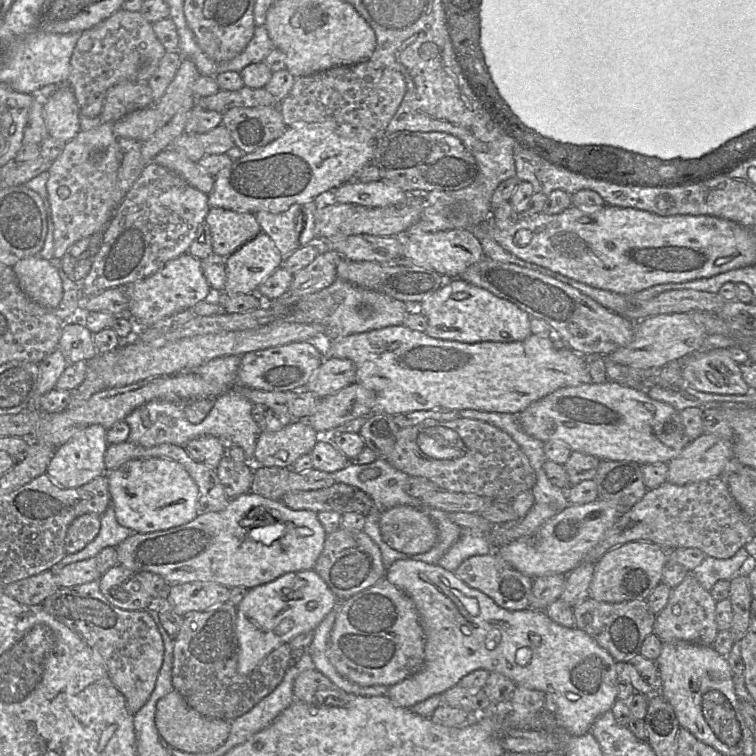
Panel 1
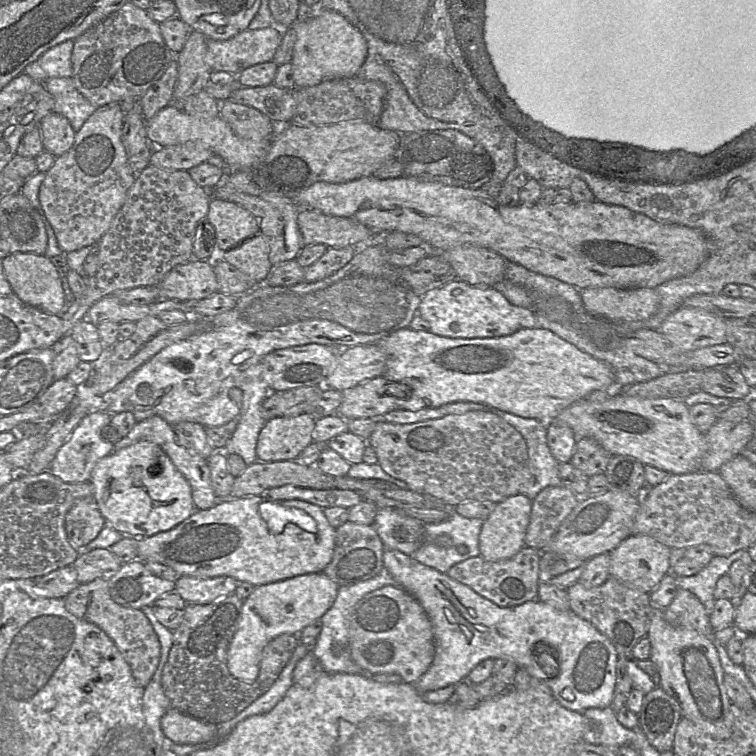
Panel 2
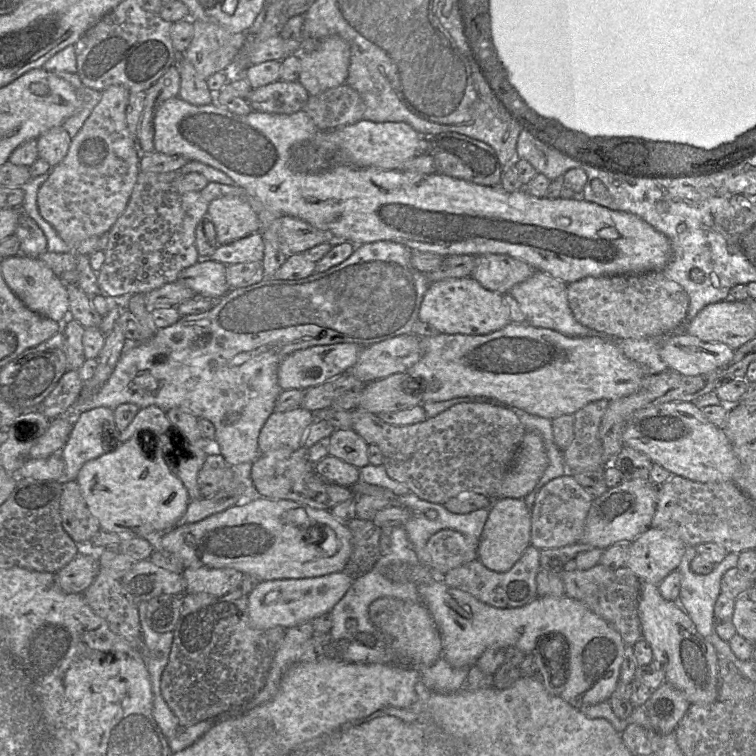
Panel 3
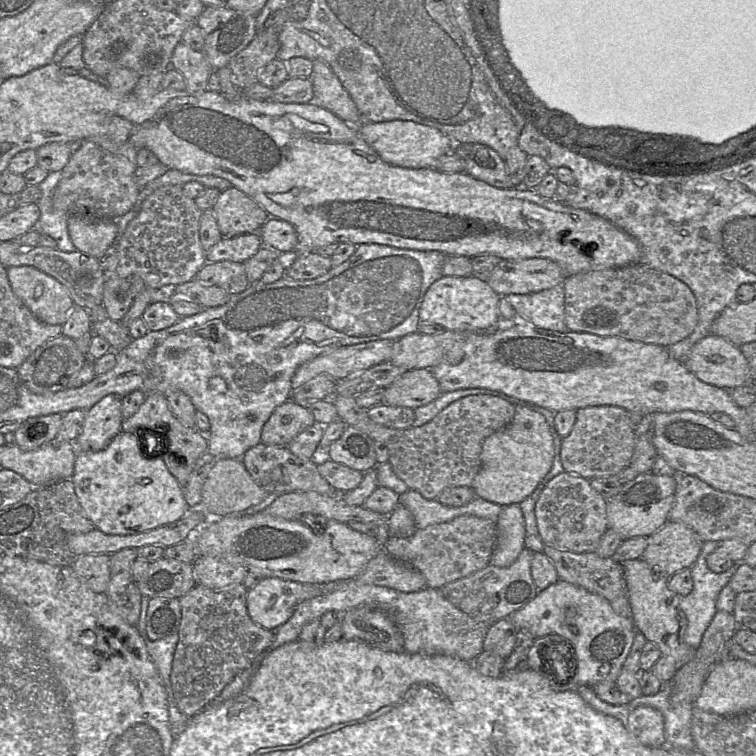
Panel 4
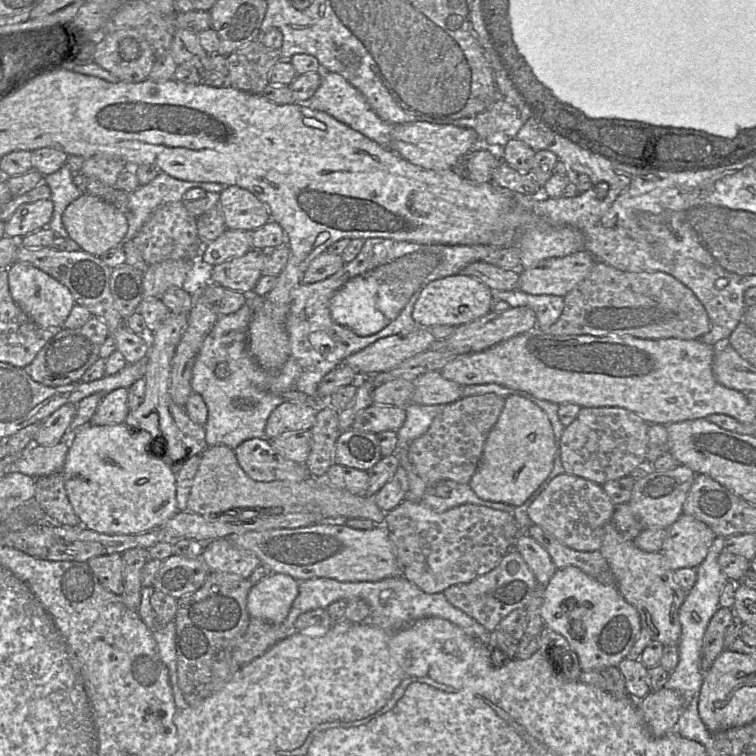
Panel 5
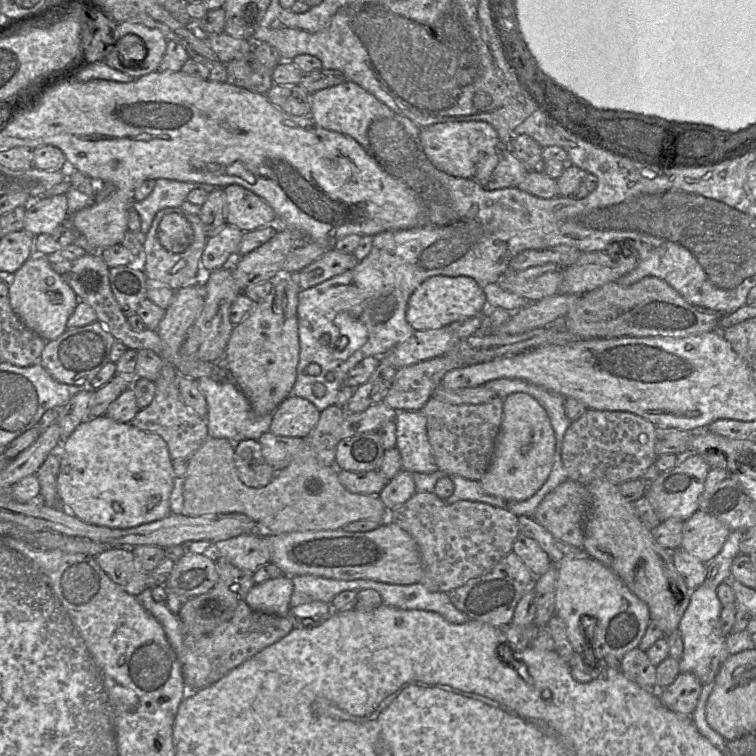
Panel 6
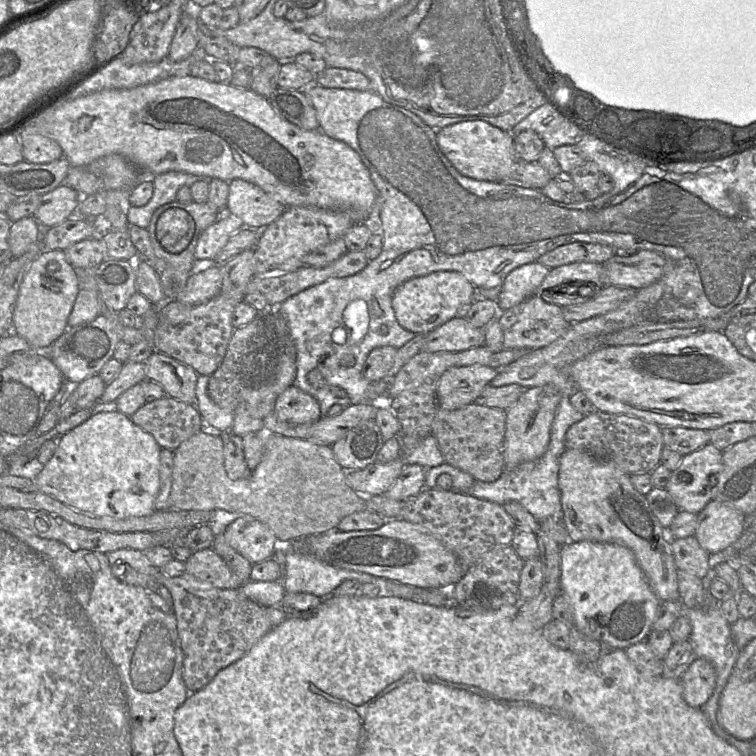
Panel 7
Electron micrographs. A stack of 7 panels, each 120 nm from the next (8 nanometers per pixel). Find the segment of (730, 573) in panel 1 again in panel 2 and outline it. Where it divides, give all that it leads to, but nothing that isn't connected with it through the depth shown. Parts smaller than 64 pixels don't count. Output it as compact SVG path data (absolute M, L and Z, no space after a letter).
M741 549L730 556L714 556L711 561L693 576L675 576L678 588L693 593L704 605L707 613L712 614L715 605L714 591L720 577L726 575L737 560L754 562L747 549Z

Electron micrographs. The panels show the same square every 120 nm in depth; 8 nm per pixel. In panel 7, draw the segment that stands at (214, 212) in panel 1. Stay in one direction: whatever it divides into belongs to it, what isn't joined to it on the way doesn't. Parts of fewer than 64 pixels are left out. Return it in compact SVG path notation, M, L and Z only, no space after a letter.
M241 179L229 182L227 213L240 218L244 227L263 230L285 210L283 204L260 187Z

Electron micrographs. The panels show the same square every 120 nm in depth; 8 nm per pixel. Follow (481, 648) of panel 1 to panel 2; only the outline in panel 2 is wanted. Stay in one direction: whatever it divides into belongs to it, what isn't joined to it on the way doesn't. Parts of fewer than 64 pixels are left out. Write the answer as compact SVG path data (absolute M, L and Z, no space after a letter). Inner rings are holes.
M396 549L384 550L383 564L396 584L420 602L432 623L435 636L434 660L428 670L412 684L420 694L457 685L482 661L504 658L515 662L518 668L525 669L530 676L542 680L550 688L552 696L568 710L583 713L588 708L606 708L611 705L615 695L619 655L604 634L572 610L562 611L537 599L514 607L500 607L470 587L450 578L447 573L443 574L423 565L412 556ZM543 648L551 653L548 653L541 663L537 661L537 654L541 655Z

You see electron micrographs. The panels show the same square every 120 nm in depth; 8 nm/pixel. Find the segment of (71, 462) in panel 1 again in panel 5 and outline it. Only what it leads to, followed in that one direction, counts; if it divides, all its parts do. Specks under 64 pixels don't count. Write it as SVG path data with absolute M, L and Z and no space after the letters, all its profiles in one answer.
M125 388L116 389L105 395L88 424L105 426L125 423L130 412L127 399L128 389Z

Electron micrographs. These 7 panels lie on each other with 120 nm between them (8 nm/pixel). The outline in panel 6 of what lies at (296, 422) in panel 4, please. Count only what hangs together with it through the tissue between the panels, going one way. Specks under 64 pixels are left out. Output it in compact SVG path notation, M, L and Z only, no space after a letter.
M289 395L273 412L269 431L278 436L307 438L320 412L309 400Z

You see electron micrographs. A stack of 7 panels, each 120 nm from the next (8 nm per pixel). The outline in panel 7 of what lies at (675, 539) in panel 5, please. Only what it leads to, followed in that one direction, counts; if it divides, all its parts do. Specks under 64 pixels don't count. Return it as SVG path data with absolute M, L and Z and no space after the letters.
M711 500L698 514L694 537L711 556L732 545L742 534L745 514Z

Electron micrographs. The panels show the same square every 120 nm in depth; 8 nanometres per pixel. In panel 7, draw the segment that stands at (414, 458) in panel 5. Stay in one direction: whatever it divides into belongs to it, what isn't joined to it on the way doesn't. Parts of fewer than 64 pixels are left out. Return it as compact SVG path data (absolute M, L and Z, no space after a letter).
M472 403L456 410L438 408L431 435L436 438L446 463L470 474L476 481L493 482L504 471L505 429L505 410Z

